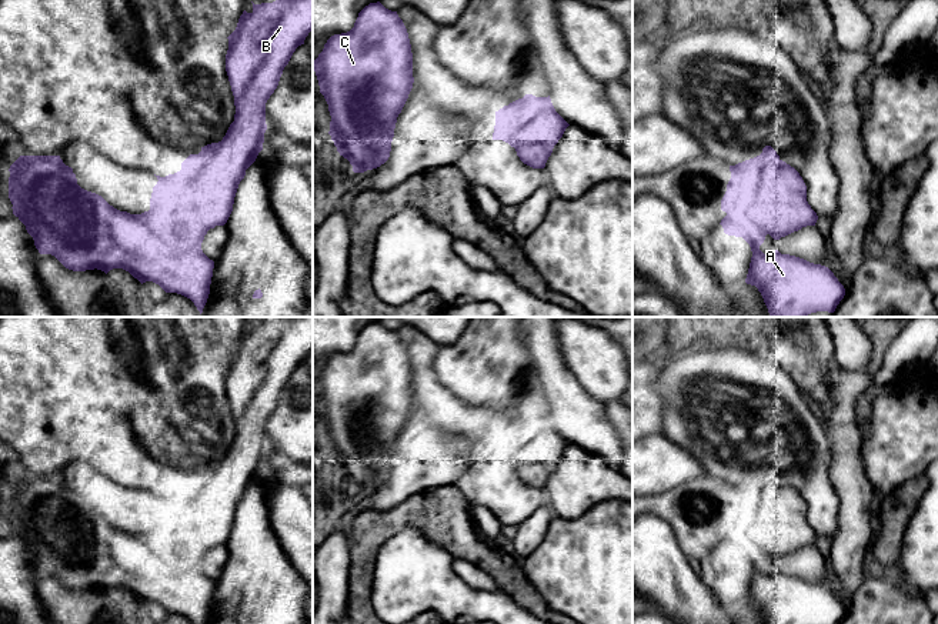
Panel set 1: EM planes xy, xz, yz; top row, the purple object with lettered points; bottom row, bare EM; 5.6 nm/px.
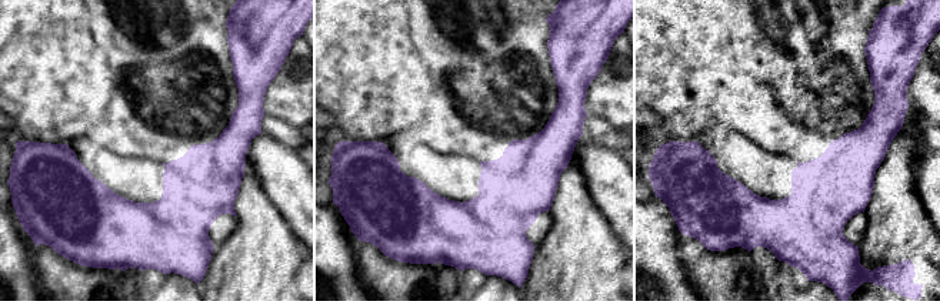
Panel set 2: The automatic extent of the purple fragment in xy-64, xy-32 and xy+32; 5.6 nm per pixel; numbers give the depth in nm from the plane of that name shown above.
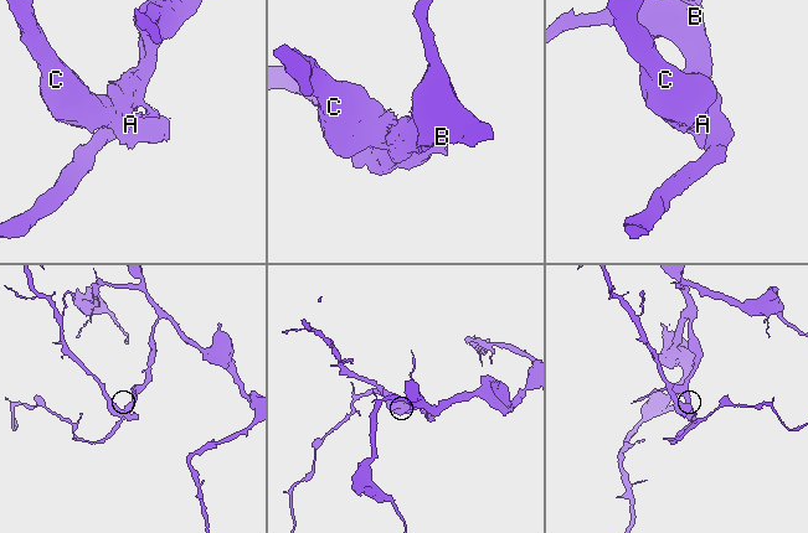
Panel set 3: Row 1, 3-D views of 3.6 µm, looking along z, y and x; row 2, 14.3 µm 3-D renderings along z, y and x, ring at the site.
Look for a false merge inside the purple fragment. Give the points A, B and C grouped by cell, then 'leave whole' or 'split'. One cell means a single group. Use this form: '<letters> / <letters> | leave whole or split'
A C / B | split

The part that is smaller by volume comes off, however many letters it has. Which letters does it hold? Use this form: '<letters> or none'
A, C

